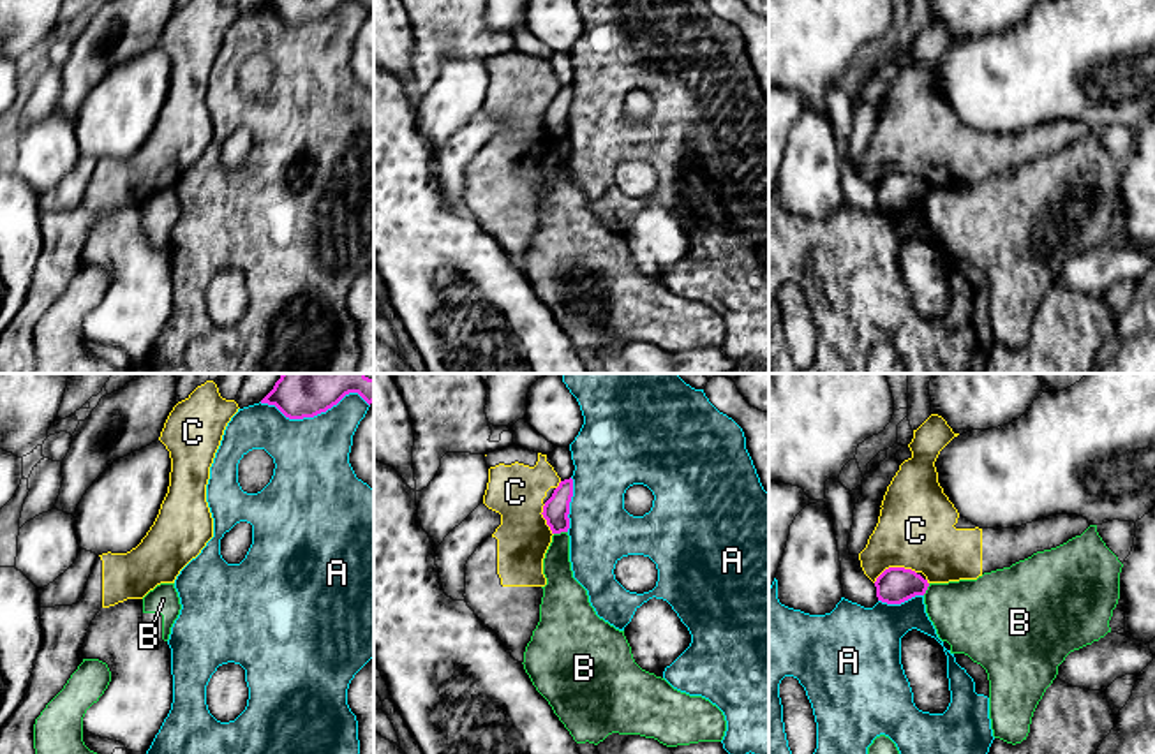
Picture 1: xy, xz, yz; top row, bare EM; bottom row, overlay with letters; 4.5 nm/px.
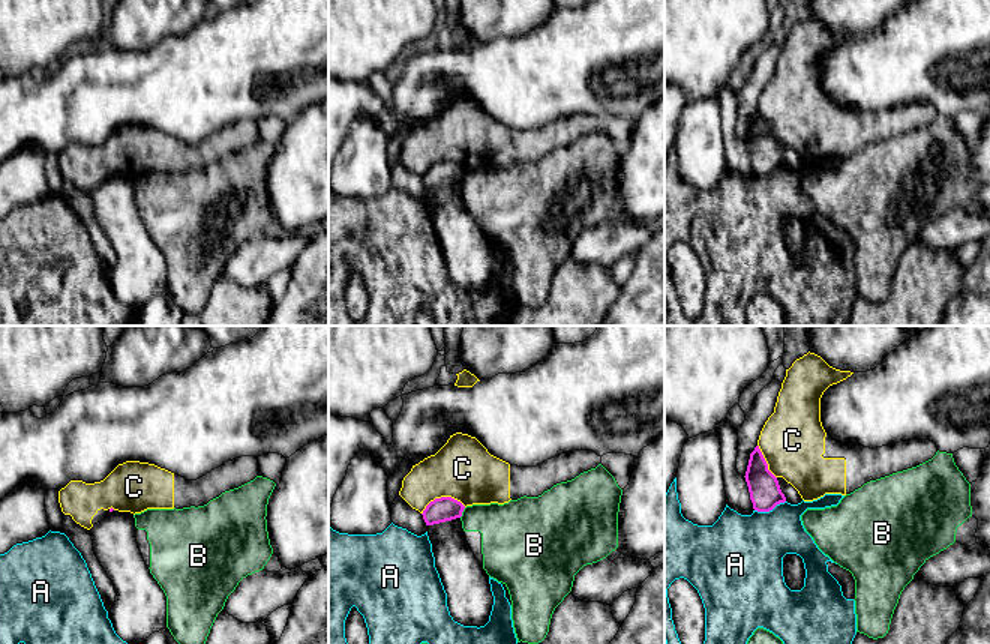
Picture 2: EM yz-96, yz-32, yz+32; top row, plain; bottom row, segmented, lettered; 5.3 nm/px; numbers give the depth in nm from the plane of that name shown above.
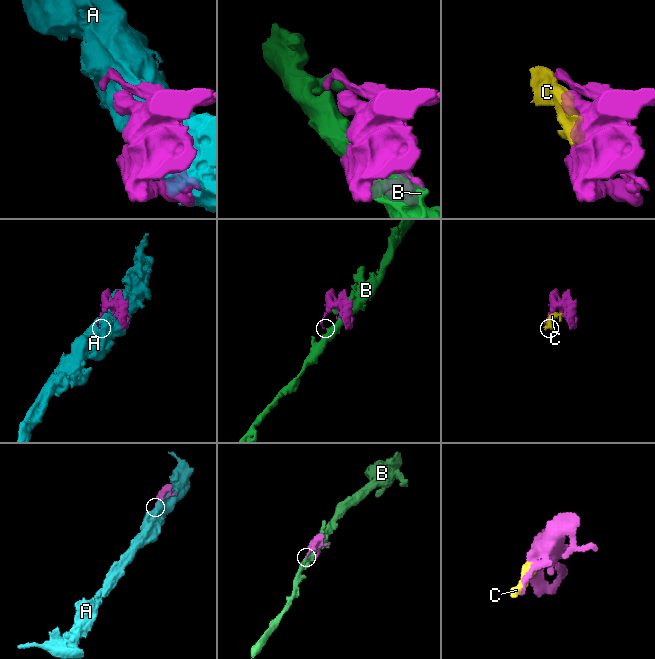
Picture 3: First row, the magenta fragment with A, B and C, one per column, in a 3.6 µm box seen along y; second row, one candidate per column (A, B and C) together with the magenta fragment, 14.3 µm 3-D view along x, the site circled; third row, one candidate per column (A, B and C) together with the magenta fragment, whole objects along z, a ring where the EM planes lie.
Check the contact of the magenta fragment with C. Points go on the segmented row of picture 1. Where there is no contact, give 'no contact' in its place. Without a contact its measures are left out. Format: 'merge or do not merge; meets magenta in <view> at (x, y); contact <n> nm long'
merge; meets magenta in yz at (894, 568); contact 200 nm long

